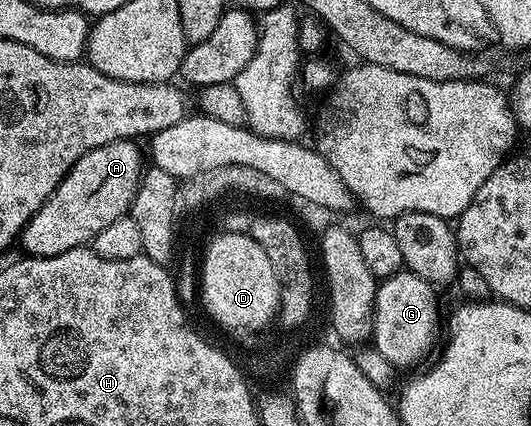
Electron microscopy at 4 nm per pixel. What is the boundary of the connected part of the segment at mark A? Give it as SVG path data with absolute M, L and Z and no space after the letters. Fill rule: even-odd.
M116 139L107 145L99 145L99 149L91 149L75 161L75 165L65 175L63 181L51 193L47 201L38 209L31 221L21 230L19 247L26 256L55 257L59 253L67 253L73 247L84 247L92 244L95 233L100 233L104 227L111 225L111 221L119 221L119 217L130 214L133 198L141 180L143 151L132 139Z

